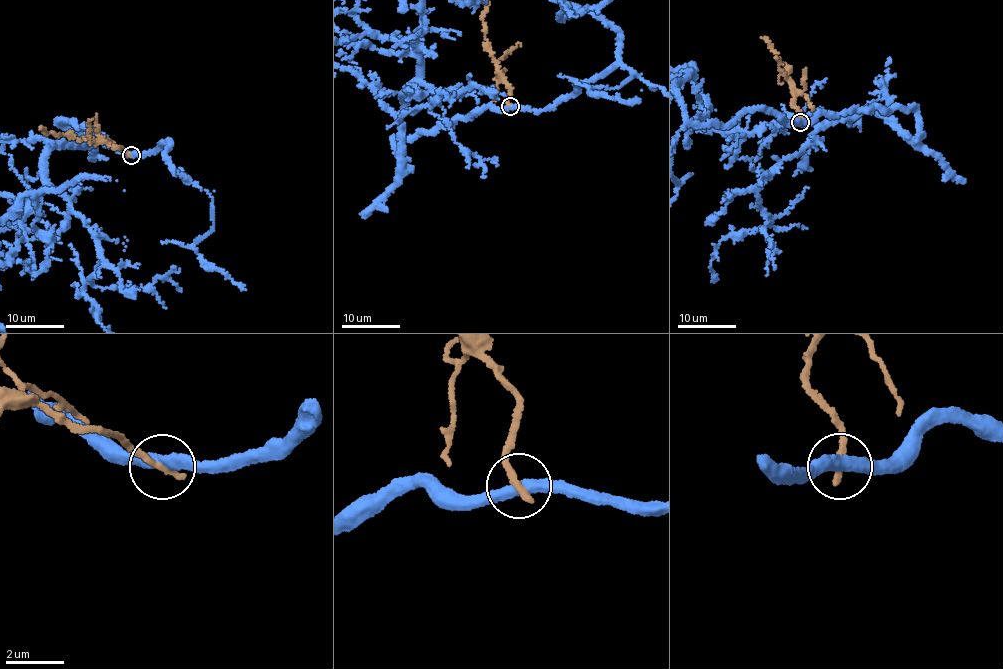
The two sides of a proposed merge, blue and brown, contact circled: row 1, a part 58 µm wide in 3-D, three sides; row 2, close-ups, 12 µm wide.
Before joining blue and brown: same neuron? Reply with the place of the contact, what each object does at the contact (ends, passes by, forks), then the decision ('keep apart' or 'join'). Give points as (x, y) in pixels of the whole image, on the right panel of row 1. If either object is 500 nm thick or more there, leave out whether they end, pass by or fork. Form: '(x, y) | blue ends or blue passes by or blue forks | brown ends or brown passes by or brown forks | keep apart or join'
(800, 122) | blue passes by | brown ends | keep apart

